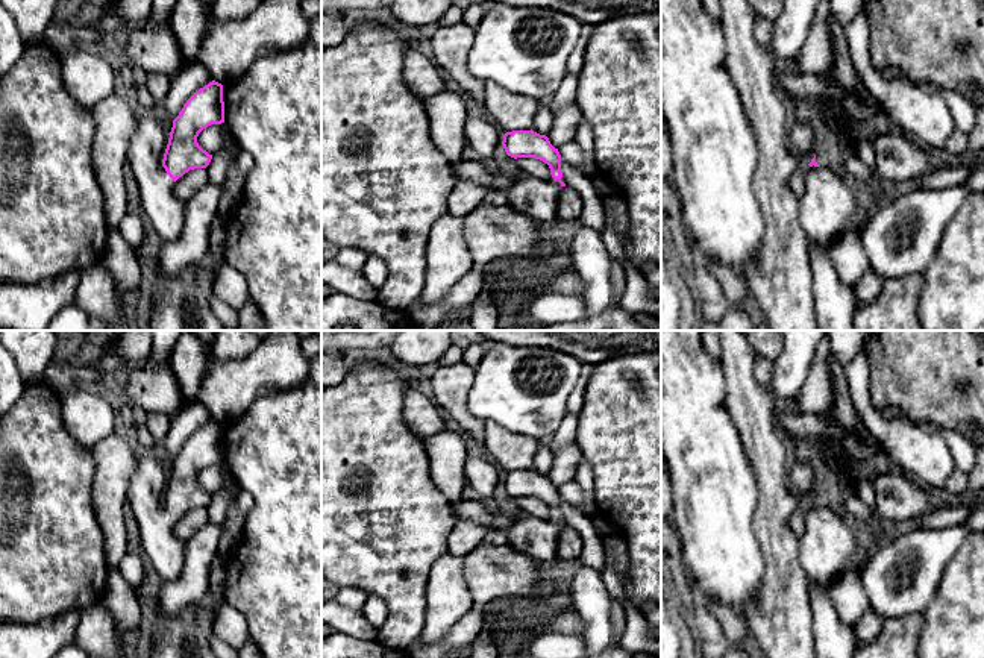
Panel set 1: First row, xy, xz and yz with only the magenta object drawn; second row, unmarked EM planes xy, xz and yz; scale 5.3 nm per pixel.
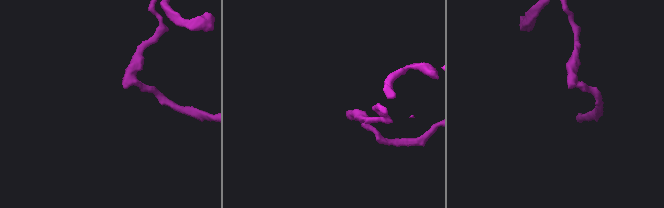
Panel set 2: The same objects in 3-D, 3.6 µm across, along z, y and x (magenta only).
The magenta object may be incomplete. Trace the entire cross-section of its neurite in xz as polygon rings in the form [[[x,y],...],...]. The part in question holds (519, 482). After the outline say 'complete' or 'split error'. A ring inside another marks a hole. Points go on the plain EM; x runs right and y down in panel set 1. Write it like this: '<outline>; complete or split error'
[[[470,455],[464,465],[464,476],[465,481],[470,484],[470,487],[476,493],[476,499],[491,503],[496,488],[502,484],[506,494],[517,499],[517,497],[535,497],[543,500],[549,505],[552,511],[552,517],[561,523],[561,526],[566,526],[566,523],[561,520],[561,494],[558,488],[555,488],[549,478],[546,475],[540,475],[537,472],[531,470],[512,470],[512,472],[503,472],[494,461],[487,461],[485,458],[479,455]]]; split error

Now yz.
[[[810,462],[790,465],[788,485],[802,503],[805,532],[799,547],[804,572],[825,590],[858,558],[855,537],[845,517],[816,502],[817,482]]]; split error

